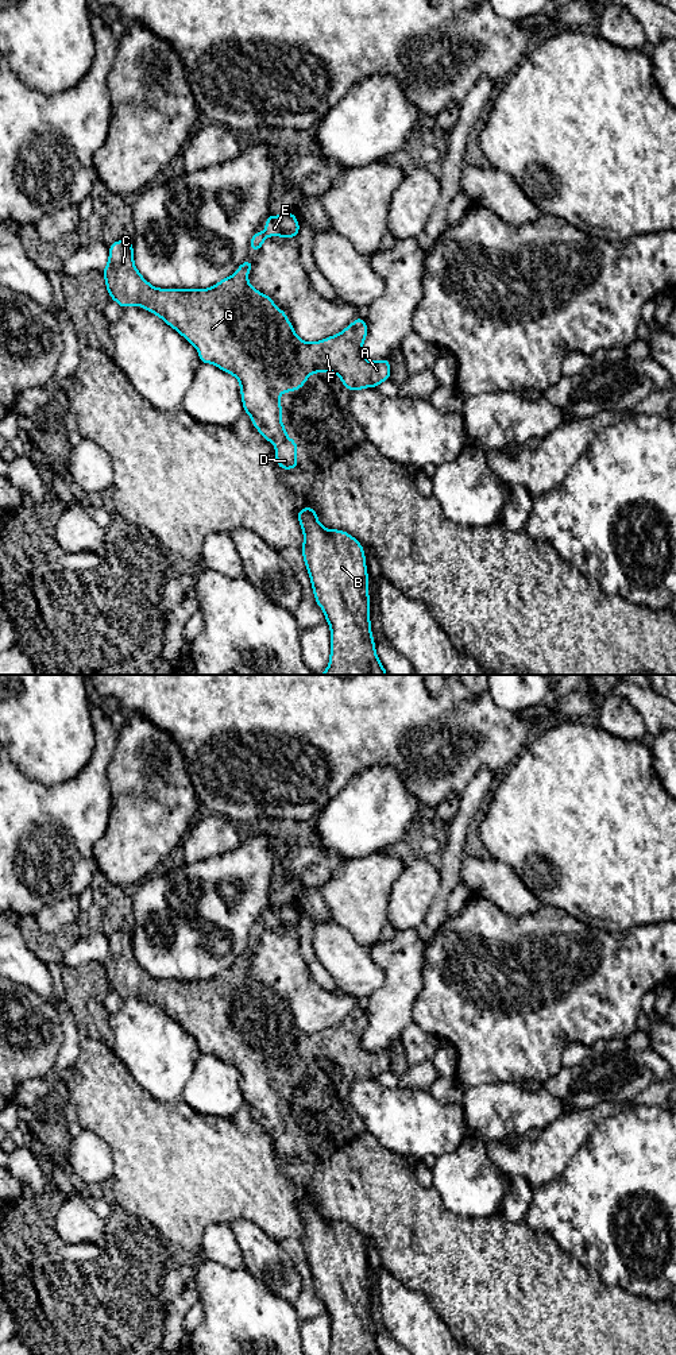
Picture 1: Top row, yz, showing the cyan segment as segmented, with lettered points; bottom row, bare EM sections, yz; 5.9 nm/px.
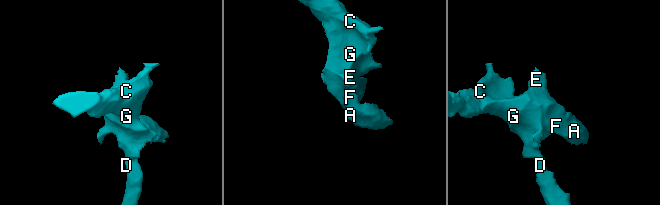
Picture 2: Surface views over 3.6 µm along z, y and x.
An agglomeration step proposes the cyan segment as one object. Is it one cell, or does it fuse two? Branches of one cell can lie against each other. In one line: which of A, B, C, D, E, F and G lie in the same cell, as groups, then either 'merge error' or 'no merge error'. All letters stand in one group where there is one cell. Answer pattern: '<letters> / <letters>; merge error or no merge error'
A B C D E F G; no merge error

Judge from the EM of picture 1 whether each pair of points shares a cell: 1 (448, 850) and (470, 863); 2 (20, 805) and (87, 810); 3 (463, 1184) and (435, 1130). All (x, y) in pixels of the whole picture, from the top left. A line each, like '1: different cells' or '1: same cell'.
1: different cells
2: same cell
3: different cells

